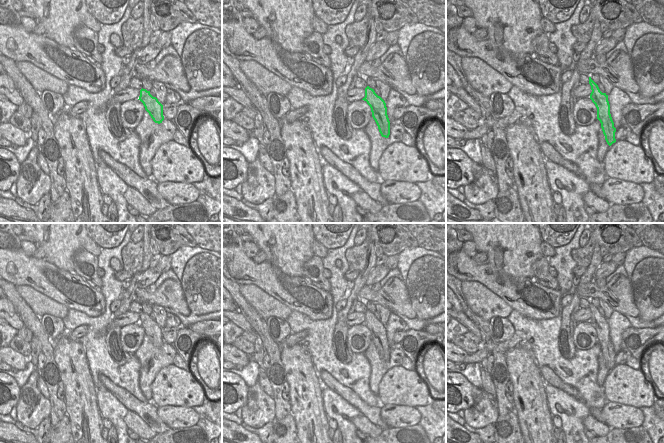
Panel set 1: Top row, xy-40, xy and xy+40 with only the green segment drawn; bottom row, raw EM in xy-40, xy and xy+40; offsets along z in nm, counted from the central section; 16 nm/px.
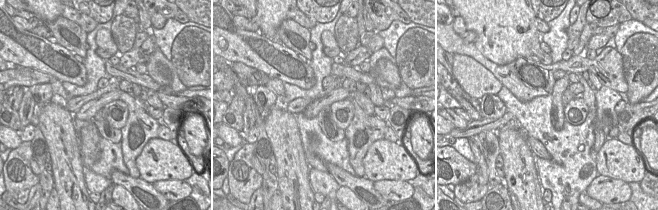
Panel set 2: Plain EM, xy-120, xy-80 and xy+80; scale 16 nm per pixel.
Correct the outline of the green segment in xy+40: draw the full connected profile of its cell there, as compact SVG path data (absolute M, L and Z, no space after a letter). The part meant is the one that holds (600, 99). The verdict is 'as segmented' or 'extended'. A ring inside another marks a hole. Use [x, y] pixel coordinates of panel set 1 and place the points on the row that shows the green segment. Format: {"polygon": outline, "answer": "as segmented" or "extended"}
{"polygon": "M589 77L589 84L591 86L590 99L597 108L597 119L601 123L601 128L605 136L605 140L609 146L616 142L614 122L610 114L610 104L608 95L602 93L598 85Z", "answer": "as segmented"}

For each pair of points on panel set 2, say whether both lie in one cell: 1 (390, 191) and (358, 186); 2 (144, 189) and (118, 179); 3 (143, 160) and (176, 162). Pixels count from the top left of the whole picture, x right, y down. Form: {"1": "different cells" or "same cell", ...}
{"1": "different cells", "2": "same cell", "3": "same cell"}

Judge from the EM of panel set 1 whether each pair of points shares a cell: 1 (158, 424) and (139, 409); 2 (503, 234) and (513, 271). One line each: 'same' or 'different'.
1: same
2: same

